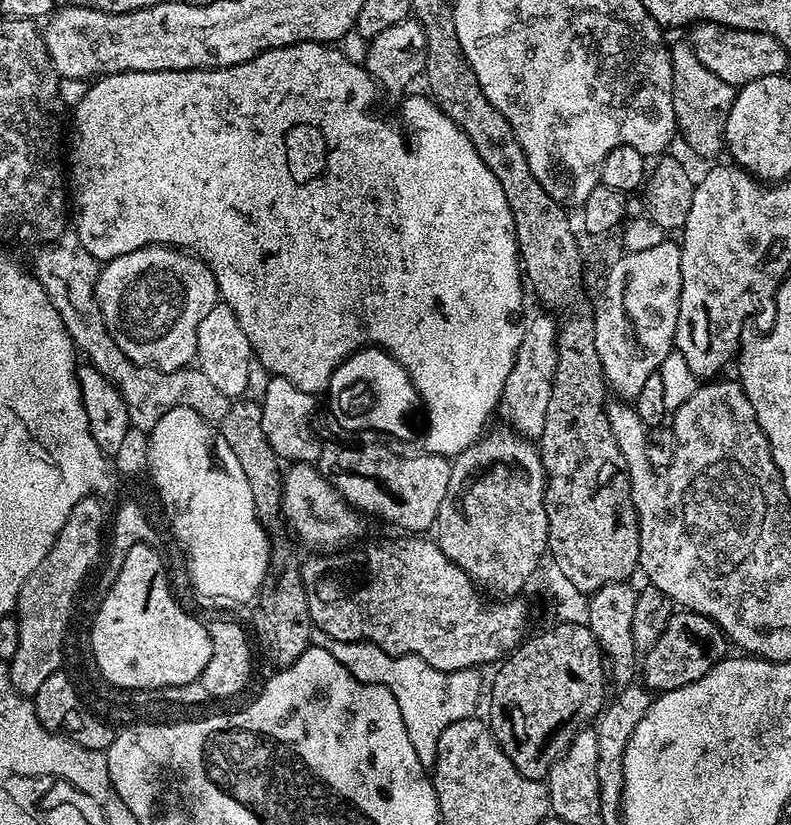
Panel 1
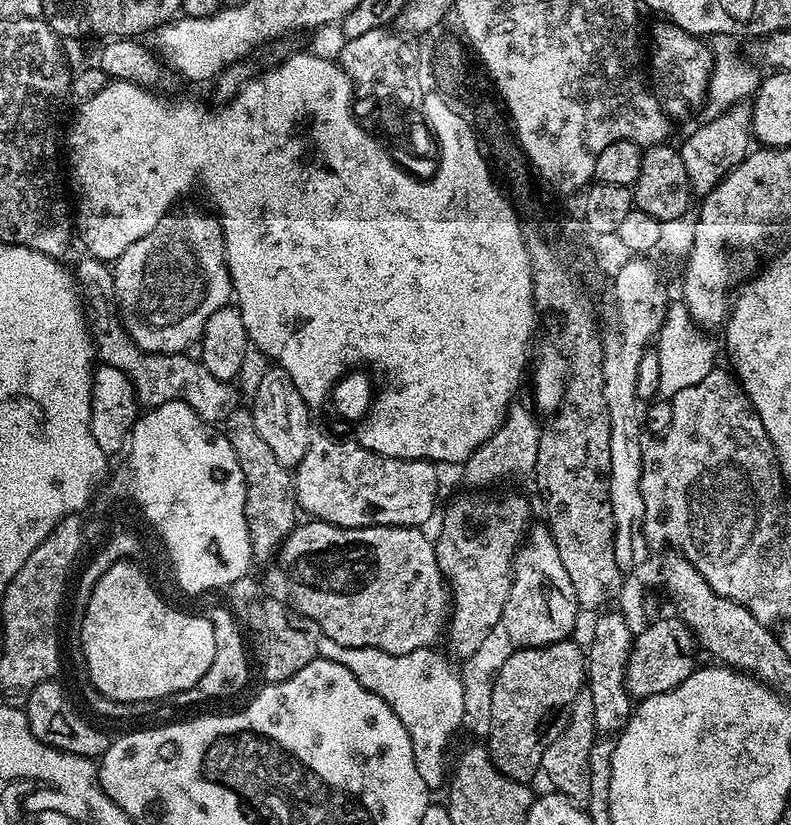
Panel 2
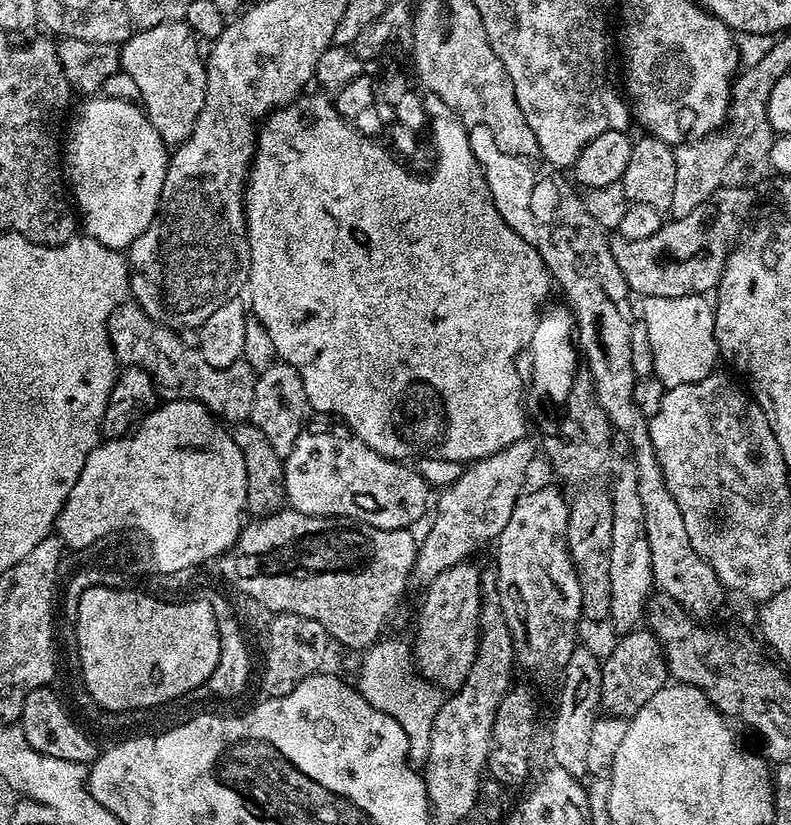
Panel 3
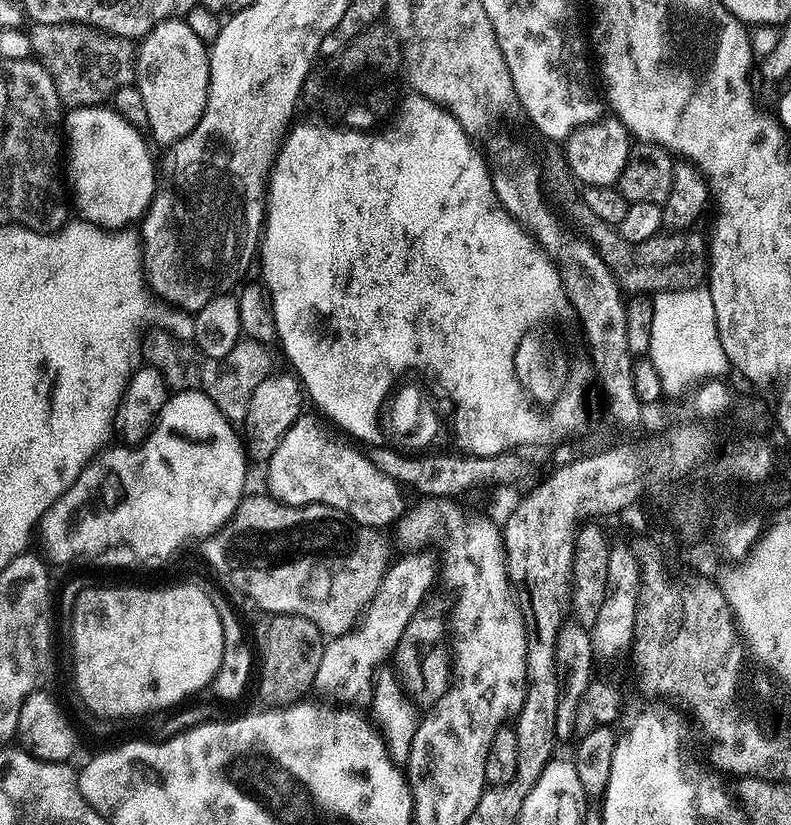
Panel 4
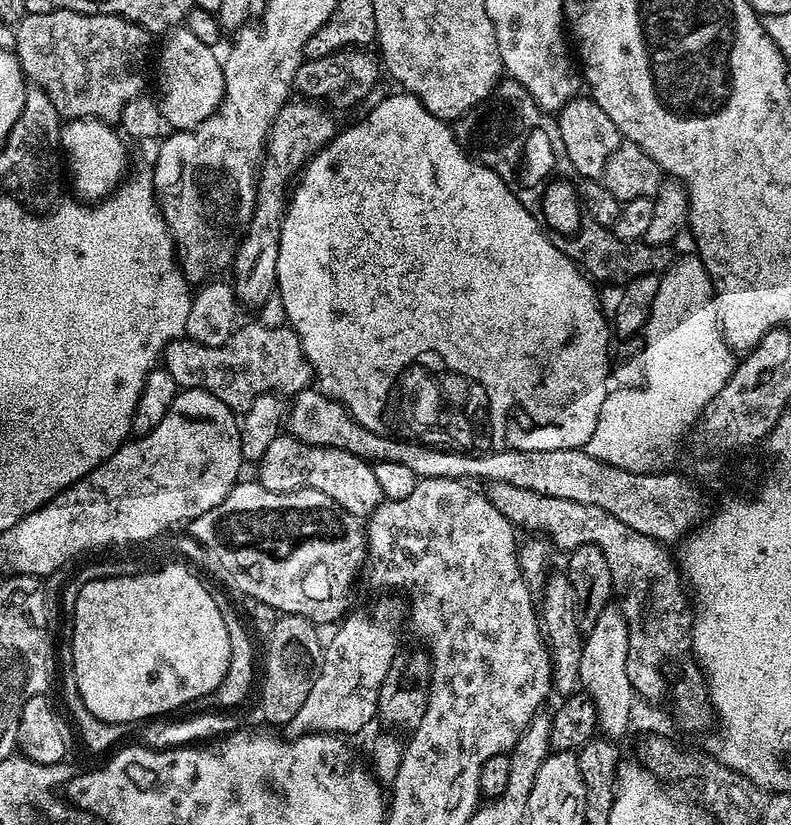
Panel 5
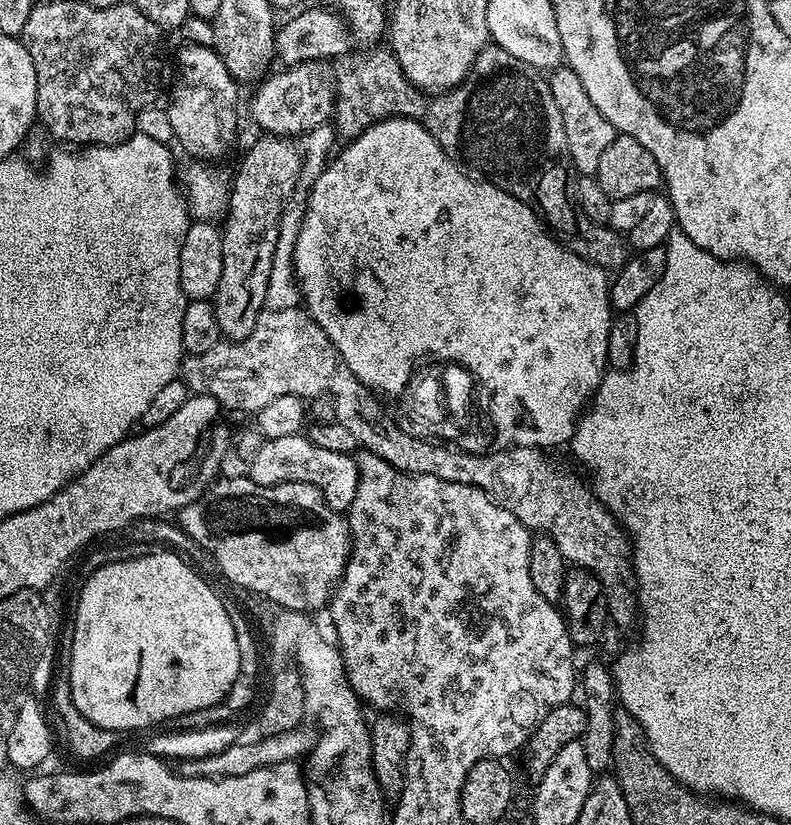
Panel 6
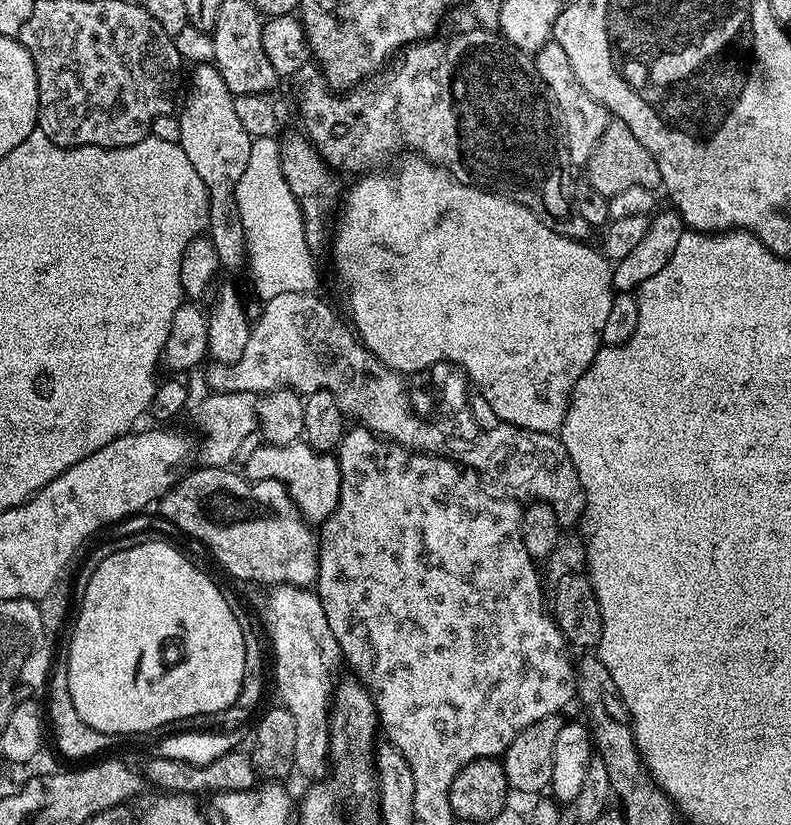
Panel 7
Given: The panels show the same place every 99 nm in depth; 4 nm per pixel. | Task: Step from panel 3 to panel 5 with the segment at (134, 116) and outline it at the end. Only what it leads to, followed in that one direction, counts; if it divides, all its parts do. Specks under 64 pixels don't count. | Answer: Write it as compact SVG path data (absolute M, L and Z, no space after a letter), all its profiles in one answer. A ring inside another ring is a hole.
M70 120L61 127L60 146L66 157L66 172L72 175L72 188L81 201L99 202L113 195L125 175L123 142L121 133L103 120Z

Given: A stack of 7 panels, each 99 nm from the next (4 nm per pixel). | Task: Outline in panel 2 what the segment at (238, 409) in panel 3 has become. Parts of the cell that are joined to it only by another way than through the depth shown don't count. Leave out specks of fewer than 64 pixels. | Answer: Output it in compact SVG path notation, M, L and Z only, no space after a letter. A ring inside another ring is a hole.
M84 258L77 268L74 268L74 279L78 285L78 291L82 297L82 307L86 313L86 323L94 345L94 352L103 363L110 366L118 366L136 391L136 399L145 409L157 408L166 402L182 402L194 409L199 416L208 424L213 426L223 425L230 414L241 403L242 396L235 383L222 380L220 377L210 374L206 366L199 359L196 360L192 354L183 352L147 352L137 346L130 338L130 334L120 322L120 309L116 302L116 277L113 269L105 261L95 258Z

